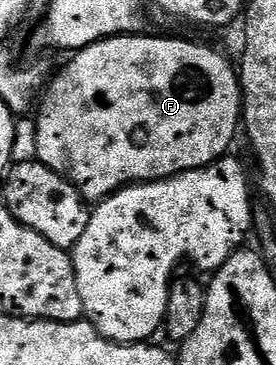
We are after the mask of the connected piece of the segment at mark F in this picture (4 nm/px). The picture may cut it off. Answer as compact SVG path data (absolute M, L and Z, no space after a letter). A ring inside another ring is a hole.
M146 35L110 36L107 40L101 40L73 53L69 57L70 61L55 76L53 73L37 105L38 125L34 128L34 144L38 147L38 153L36 153L38 163L60 174L69 184L75 184L82 199L87 202L106 200L119 188L132 184L148 184L151 180L167 180L170 176L179 176L182 172L207 168L208 165L221 160L231 151L230 143L234 140L234 131L239 131L242 115L242 85L238 82L235 65L230 65L229 58L221 56L216 49L209 48L206 44L193 44L190 40L169 40L166 36Z

